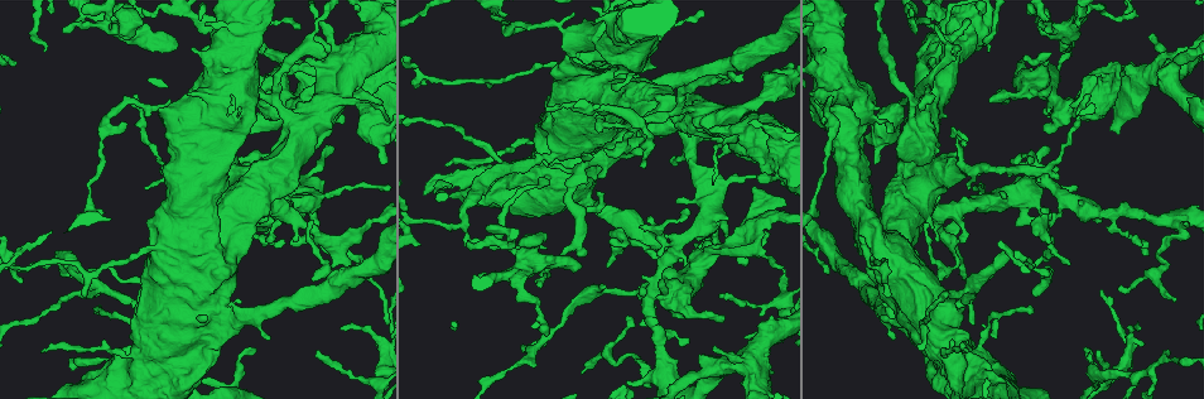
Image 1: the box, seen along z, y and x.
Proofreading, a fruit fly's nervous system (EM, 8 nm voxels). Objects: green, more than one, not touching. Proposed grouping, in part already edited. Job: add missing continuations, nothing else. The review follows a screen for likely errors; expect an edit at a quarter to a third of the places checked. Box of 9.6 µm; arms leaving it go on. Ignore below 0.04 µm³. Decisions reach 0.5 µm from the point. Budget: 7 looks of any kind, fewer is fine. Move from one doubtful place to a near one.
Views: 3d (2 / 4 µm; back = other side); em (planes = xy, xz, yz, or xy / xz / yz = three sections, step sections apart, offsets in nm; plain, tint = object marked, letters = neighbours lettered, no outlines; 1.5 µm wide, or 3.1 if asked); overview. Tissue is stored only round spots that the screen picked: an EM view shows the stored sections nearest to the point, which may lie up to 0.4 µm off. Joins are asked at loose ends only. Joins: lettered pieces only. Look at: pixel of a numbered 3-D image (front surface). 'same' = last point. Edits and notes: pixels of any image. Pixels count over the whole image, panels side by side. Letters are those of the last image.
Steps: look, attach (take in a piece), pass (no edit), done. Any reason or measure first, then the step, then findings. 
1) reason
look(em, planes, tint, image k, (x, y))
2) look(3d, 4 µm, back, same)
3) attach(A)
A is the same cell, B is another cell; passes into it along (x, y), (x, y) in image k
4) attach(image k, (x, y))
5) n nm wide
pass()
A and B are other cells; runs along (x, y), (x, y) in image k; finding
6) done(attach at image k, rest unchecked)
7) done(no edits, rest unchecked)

free end
look(3d, 4 µm, image 1, (897, 164))

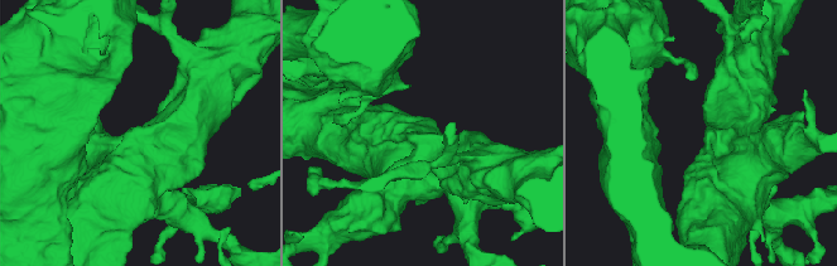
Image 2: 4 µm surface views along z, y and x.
shape alone is not enough
look(em, planes, plain, image 2, (127, 132))

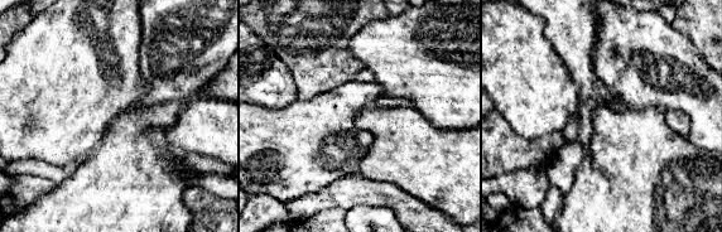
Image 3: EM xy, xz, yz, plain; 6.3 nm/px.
look(em, planes, letters, same)

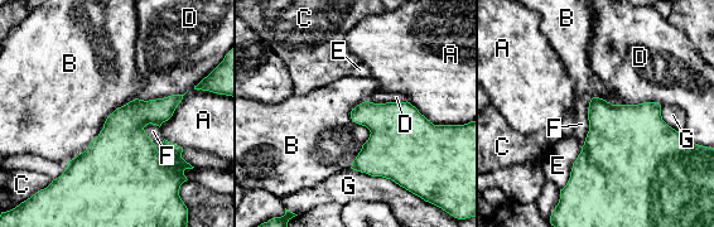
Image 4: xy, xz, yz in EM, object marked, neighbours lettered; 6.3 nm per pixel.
pass()
A, B, C, D, E, F and G are other cells; border along (136, 97), (116, 107), (67, 162) in image 4; none of them fits

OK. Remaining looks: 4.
branch stops here
look(3d, 2 µm, back, image 1, (529, 21))

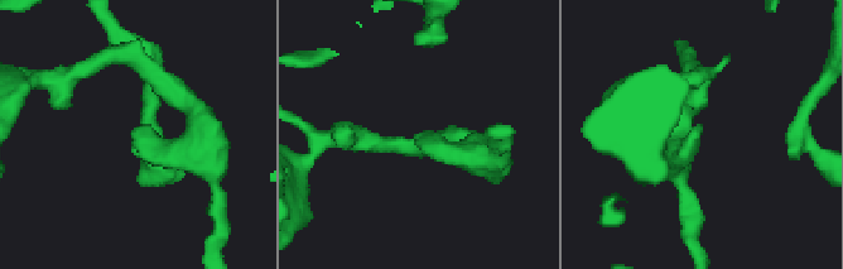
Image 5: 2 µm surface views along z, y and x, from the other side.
need the tissue
look(em, planes, letters, image 5, (702, 127))

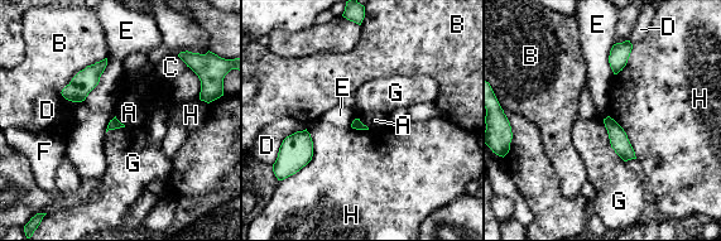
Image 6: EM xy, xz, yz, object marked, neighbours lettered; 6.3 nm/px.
B touches over 380 nm
pass()
A, B, C, D, E, F, G and H are other cells; border along (602, 120), (610, 146), (625, 162) in image 6; no lettered piece goes on from it

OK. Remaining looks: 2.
done(no edits, rest unchecked)

